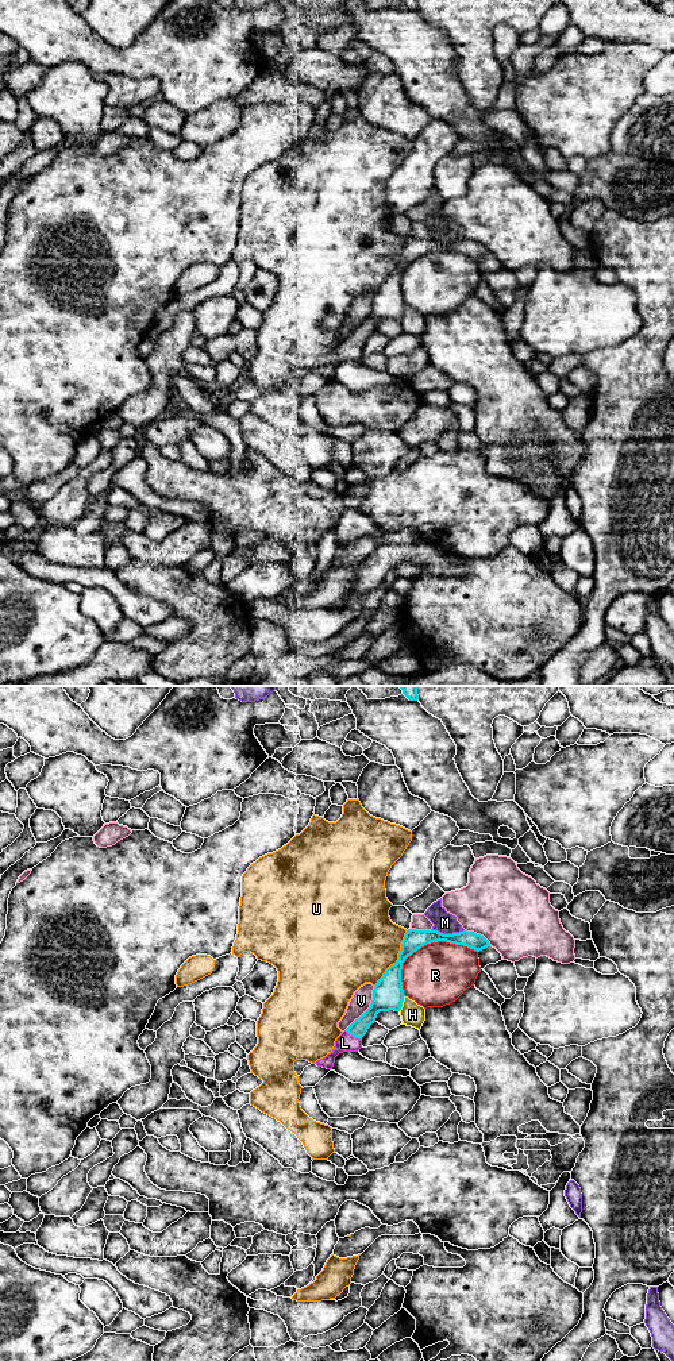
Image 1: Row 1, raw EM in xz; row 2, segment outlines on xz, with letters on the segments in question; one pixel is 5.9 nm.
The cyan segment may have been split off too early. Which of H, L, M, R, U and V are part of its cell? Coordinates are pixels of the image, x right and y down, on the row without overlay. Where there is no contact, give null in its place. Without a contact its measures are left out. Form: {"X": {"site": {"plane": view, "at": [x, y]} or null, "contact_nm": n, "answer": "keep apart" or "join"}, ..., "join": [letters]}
{"H": {"site": {"plane": "xz", "at": [401, 312]}, "contact_nm": 100, "answer": "keep apart"}, "L": {"site": {"plane": "xz", "at": [353, 344]}, "contact_nm": 120, "answer": "join"}, "M": {"site": {"plane": "xz", "at": [447, 243]}, "contact_nm": 200, "answer": "keep apart"}, "R": {"site": {"plane": "xz", "at": [423, 254]}, "contact_nm": 500, "answer": "keep apart"}, "U": {"site": {"plane": "xz", "at": [399, 268]}, "contact_nm": 380, "answer": "keep apart"}, "V": {"site": {"plane": "xz", "at": [368, 317]}, "contact_nm": 320, "answer": "keep apart"}, "join": ["L"]}

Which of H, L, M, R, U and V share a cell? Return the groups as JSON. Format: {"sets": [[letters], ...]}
{"sets": [["H"], ["L"], ["M"], ["R"], ["U"], ["V"]]}

